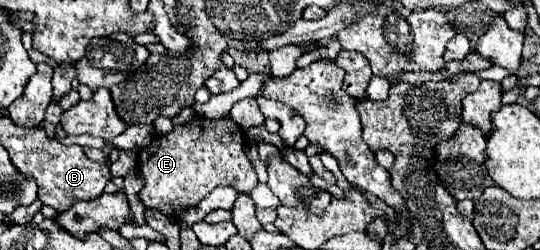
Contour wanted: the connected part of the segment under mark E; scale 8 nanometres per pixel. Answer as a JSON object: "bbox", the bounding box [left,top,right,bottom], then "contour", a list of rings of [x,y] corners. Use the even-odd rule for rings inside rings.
{"bbox":[138,116,258,218],"contour":[[[196,116],[188,124],[174,126],[172,132],[156,136],[150,146],[138,152],[138,170],[144,178],[144,188],[138,192],[138,198],[150,210],[158,210],[170,218],[180,218],[182,212],[198,206],[198,202],[204,200],[216,186],[230,186],[242,194],[248,194],[256,188],[258,178],[244,148],[246,148],[246,134],[240,128],[240,124],[234,122],[230,116],[224,116],[220,120]]]}

